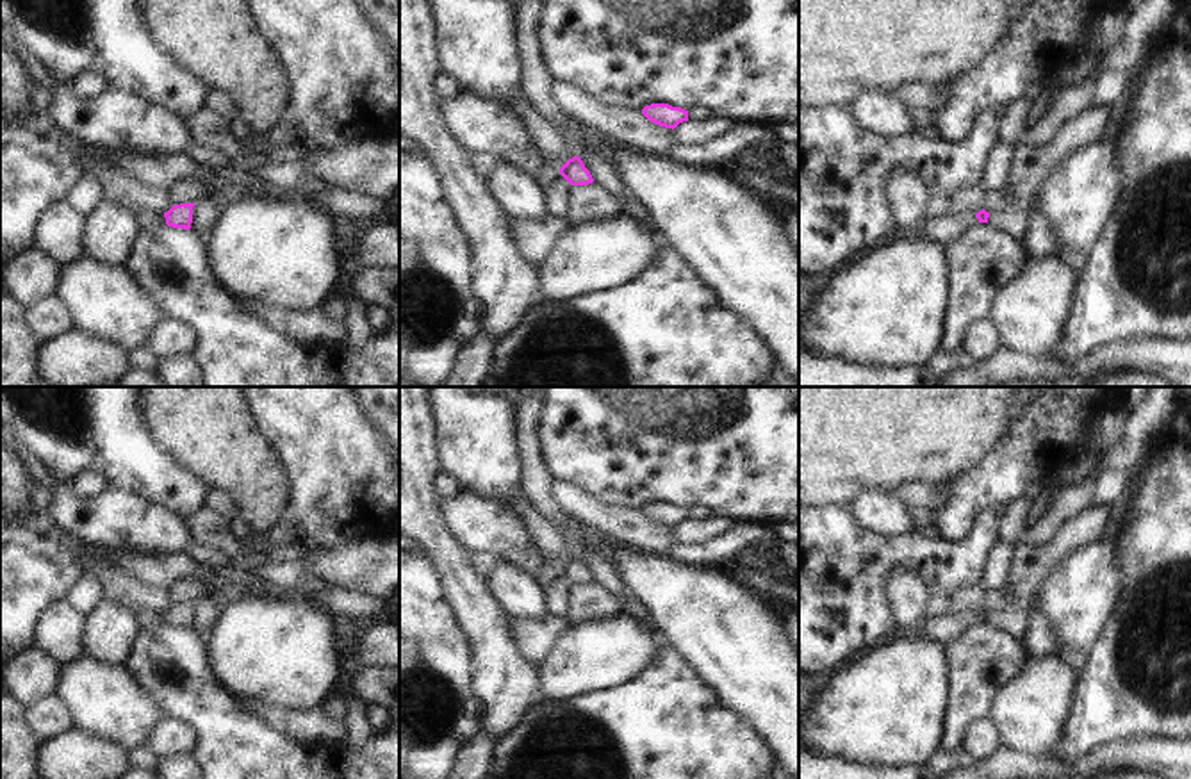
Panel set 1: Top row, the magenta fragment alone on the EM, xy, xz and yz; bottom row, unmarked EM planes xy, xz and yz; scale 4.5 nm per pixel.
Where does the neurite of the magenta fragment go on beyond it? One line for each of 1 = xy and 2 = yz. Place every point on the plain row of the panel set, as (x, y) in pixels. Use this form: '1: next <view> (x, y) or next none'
1: next xy (157, 617)
2: next yz (1015, 621)

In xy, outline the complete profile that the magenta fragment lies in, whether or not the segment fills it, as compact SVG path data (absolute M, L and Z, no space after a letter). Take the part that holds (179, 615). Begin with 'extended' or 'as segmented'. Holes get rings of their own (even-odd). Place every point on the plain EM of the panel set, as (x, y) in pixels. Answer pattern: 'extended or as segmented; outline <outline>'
extended; outline M194 603L173 604L168 611L150 615L146 622L189 629L193 622L193 606Z

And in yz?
extended; outline M1011 606L1004 611L986 611L984 608L975 613L979 622L986 622L995 629L1009 633L1016 640L1023 642L1029 629L1029 615L1018 606Z

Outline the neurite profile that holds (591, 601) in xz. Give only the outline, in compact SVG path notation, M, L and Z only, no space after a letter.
M599 583L569 585L567 590L567 611L563 619L569 624L579 624L583 620L601 620L604 617L615 617L624 610L617 595L610 594Z

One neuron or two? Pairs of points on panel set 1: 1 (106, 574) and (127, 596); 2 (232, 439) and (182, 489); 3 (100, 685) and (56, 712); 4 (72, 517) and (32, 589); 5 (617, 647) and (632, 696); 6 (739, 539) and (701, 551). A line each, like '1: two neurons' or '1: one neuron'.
1: one neuron
2: two neurons
3: two neurons
4: two neurons
5: two neurons
6: one neuron

